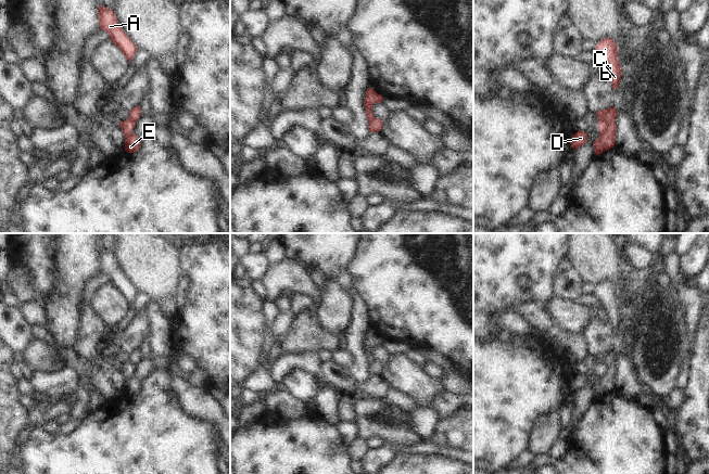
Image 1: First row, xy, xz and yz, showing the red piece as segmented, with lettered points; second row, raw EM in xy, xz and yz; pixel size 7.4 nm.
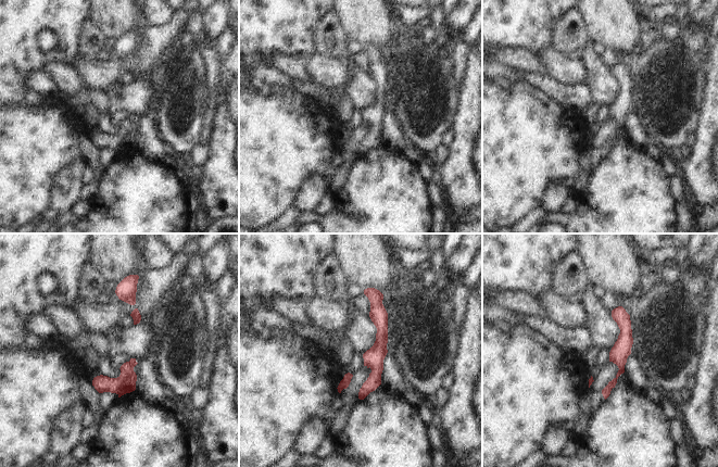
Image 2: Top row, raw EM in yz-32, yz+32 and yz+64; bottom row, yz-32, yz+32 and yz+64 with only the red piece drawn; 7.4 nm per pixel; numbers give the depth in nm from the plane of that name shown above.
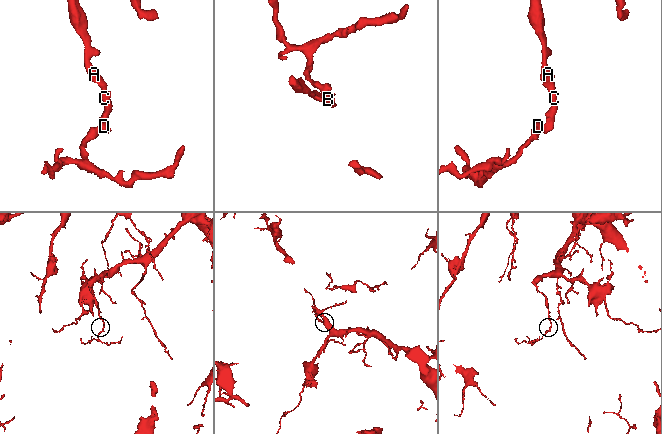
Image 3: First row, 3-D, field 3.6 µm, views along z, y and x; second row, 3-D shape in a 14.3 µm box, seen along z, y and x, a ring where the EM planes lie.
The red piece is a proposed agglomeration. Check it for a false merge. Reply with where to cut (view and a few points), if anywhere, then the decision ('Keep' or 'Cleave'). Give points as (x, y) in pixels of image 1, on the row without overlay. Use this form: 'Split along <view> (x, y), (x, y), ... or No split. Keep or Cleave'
Split along yz (604, 362), (606, 372), (599, 380). Cleave.

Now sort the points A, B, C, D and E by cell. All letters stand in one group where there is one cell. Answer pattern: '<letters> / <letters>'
A B C E / D

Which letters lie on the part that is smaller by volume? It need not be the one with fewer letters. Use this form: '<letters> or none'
D

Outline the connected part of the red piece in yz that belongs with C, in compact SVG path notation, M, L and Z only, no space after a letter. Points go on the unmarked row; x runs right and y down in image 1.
M606 281L596 287L594 294L600 299L613 332L618 332L622 316L618 304L618 289L612 281Z

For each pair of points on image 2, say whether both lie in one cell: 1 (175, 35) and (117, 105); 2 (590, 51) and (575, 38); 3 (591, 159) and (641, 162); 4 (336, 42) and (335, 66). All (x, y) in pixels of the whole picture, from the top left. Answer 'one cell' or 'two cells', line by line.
1: two cells
2: two cells
3: two cells
4: two cells

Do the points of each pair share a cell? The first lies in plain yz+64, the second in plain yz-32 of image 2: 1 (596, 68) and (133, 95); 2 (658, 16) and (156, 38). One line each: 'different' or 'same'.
1: same
2: different

